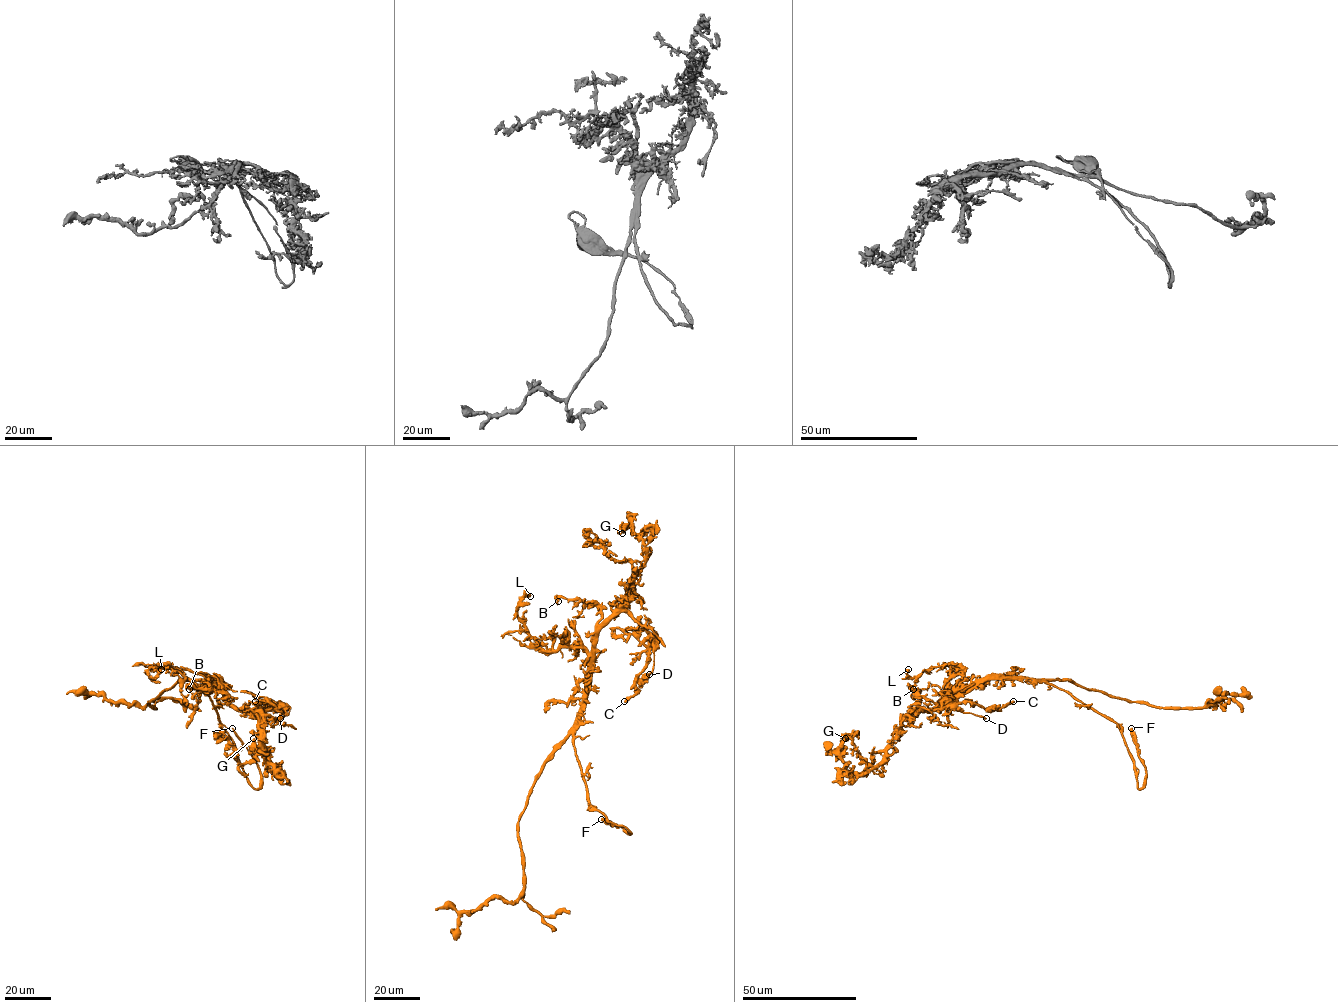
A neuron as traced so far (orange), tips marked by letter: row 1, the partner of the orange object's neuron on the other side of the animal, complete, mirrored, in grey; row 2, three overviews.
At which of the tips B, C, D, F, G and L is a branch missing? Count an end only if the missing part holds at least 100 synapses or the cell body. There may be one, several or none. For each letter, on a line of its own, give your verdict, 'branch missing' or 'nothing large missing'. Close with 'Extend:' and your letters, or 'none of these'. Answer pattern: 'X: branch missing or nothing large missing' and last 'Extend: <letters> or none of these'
B: nothing large missing
C: nothing large missing
D: nothing large missing
F: branch missing
G: nothing large missing
L: nothing large missing
Extend: F

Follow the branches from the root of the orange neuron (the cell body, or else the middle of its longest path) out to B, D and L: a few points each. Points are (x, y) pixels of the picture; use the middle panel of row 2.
B: (574, 723), (586, 704), (588, 655), (601, 613), (595, 605), (584, 604), (575, 598), (558, 597), (558, 601)
D: (574, 723), (586, 704), (588, 655), (593, 638), (620, 612), (628, 612), (652, 642), (654, 665), (649, 674)
L: (574, 723), (586, 704), (587, 654), (580, 648), (545, 651), (540, 646), (517, 613), (519, 601), (530, 596)

